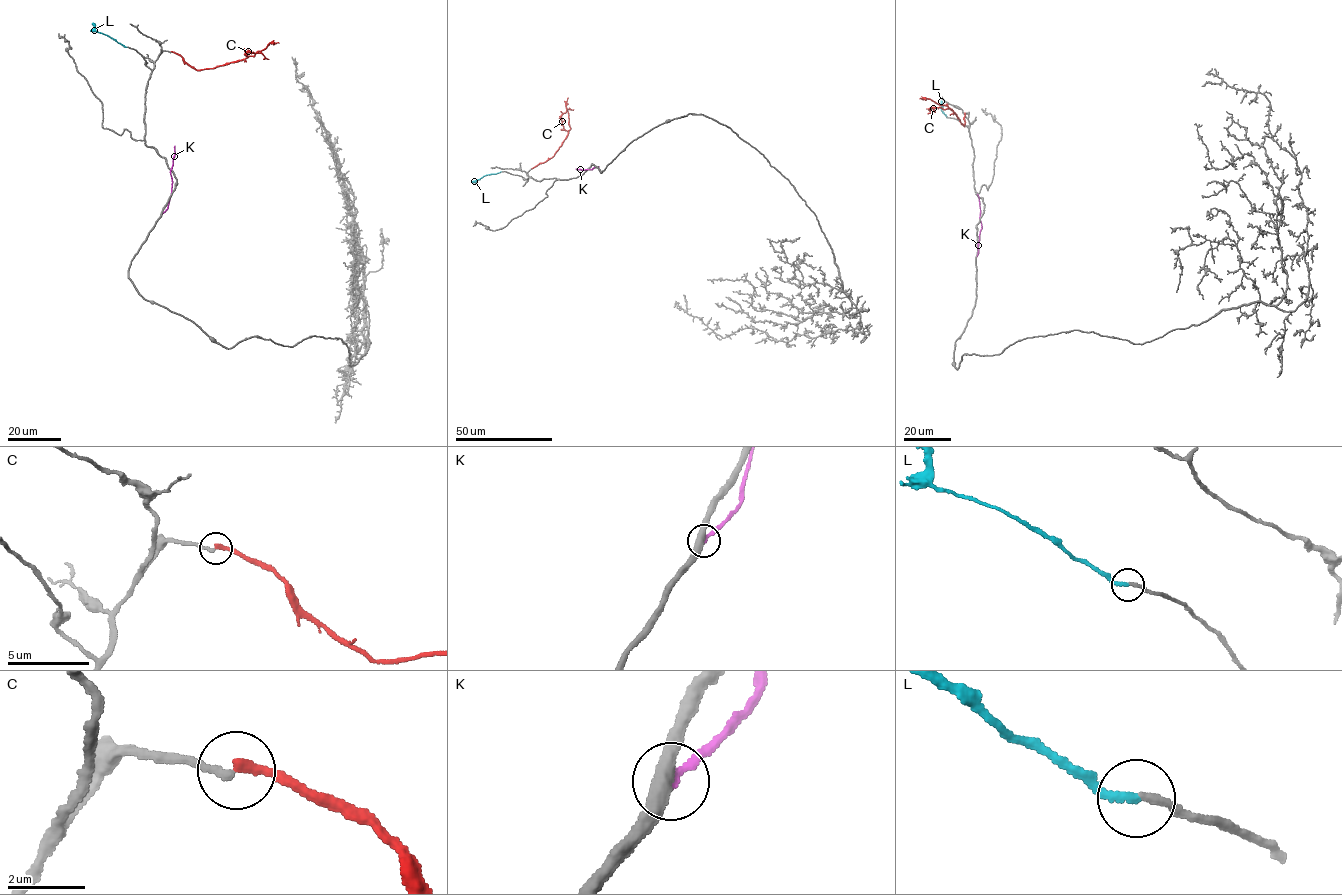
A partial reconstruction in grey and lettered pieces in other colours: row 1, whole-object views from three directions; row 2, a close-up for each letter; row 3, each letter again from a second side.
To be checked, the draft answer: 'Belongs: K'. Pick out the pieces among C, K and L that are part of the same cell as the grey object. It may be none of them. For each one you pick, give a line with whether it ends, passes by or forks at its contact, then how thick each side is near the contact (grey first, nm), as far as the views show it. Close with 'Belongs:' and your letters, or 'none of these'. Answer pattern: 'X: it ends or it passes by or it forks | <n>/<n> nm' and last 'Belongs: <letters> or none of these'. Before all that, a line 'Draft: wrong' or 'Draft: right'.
Draft: wrong
L: it ends | 180/190 nm
Belongs: L

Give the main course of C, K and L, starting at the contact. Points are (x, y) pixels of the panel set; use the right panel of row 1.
C: (964, 113), (964, 126), (946, 105), (920, 99)
K: (977, 256), (981, 228), (977, 194)
L: (947, 117), (941, 111), (941, 101)

